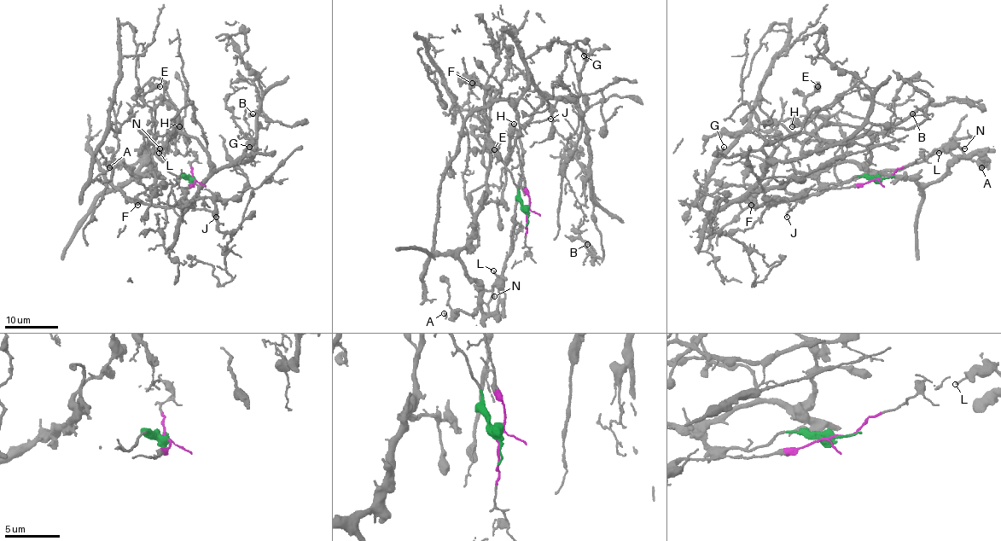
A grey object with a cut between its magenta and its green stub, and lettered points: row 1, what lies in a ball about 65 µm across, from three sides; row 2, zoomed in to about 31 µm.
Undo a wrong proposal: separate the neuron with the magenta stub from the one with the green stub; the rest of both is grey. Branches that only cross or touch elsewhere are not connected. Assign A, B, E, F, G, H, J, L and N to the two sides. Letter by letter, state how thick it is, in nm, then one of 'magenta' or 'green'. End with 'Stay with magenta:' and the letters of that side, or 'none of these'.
A: 200 nm thick; green
B: 120 nm thick; magenta
E: 440 nm thick; green
F: 480 nm thick; green
G: 130 nm thick; magenta
H: 550 nm thick; green
J: 150 nm thick; magenta
L: 150 nm thick; green
N: 170 nm thick; green
Stay with magenta: B, G, J

